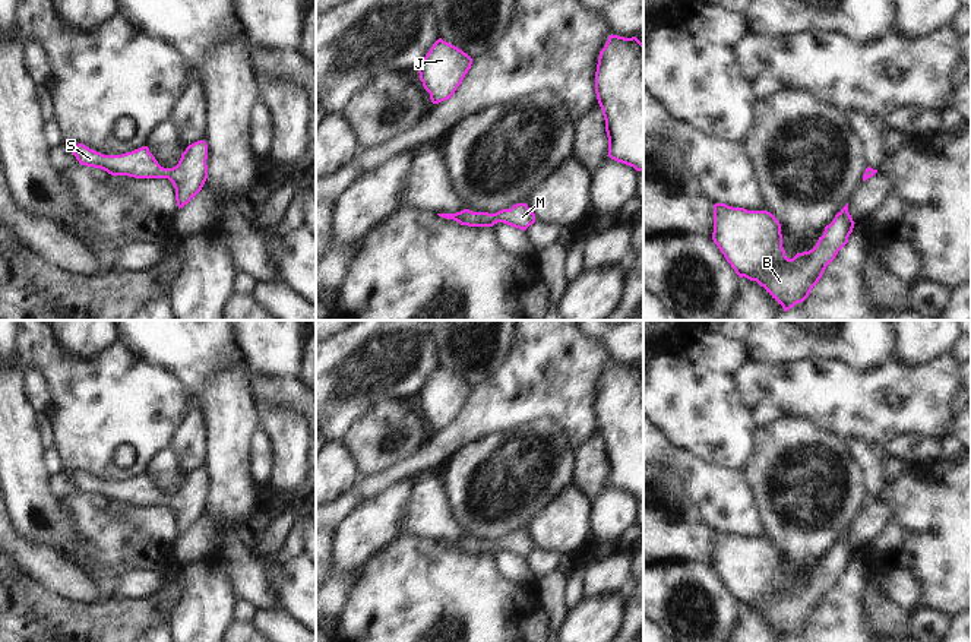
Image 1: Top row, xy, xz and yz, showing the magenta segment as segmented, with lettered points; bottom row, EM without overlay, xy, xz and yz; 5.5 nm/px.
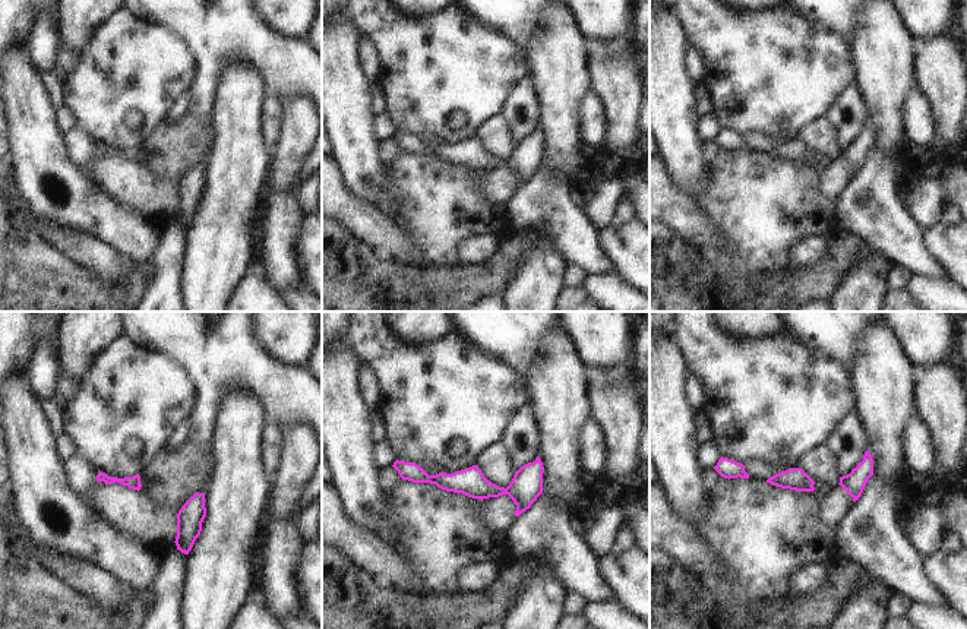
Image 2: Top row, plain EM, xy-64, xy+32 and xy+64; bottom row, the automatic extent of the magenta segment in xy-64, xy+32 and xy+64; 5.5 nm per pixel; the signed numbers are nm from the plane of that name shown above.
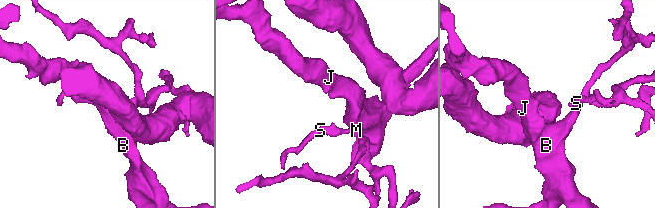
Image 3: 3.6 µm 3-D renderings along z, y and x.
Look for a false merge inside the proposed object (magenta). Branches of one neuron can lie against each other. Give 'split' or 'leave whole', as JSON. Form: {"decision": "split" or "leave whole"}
{"decision": "leave whole"}

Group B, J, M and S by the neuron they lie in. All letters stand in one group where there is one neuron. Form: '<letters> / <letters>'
B J M S

